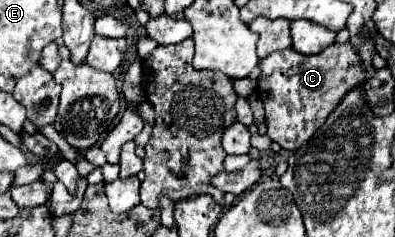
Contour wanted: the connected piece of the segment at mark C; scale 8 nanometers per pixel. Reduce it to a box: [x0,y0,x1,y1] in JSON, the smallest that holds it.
[257,43,365,151]

